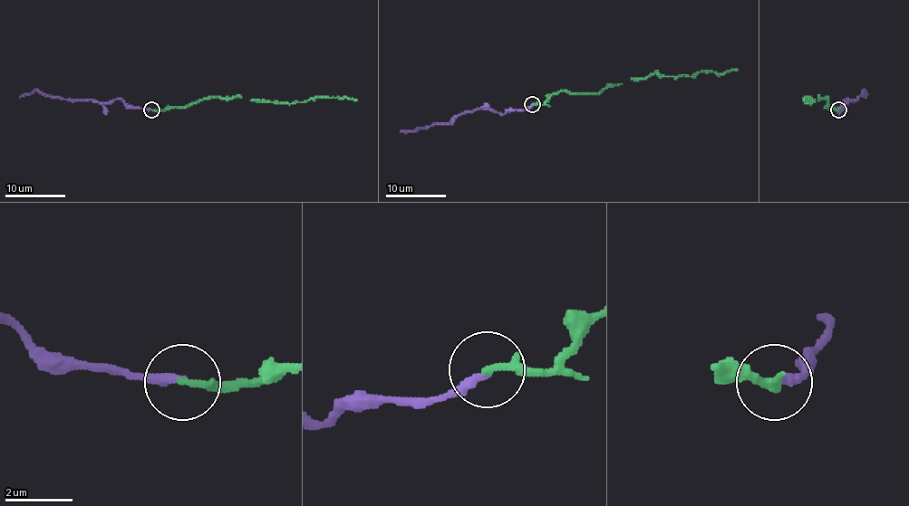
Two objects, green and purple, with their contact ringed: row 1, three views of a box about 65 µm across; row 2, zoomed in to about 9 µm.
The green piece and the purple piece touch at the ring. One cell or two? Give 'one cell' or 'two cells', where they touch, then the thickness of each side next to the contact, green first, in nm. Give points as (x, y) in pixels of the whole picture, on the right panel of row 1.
one cell; at (838, 109); 240 nm thick on the green side, 280 nm on the other

